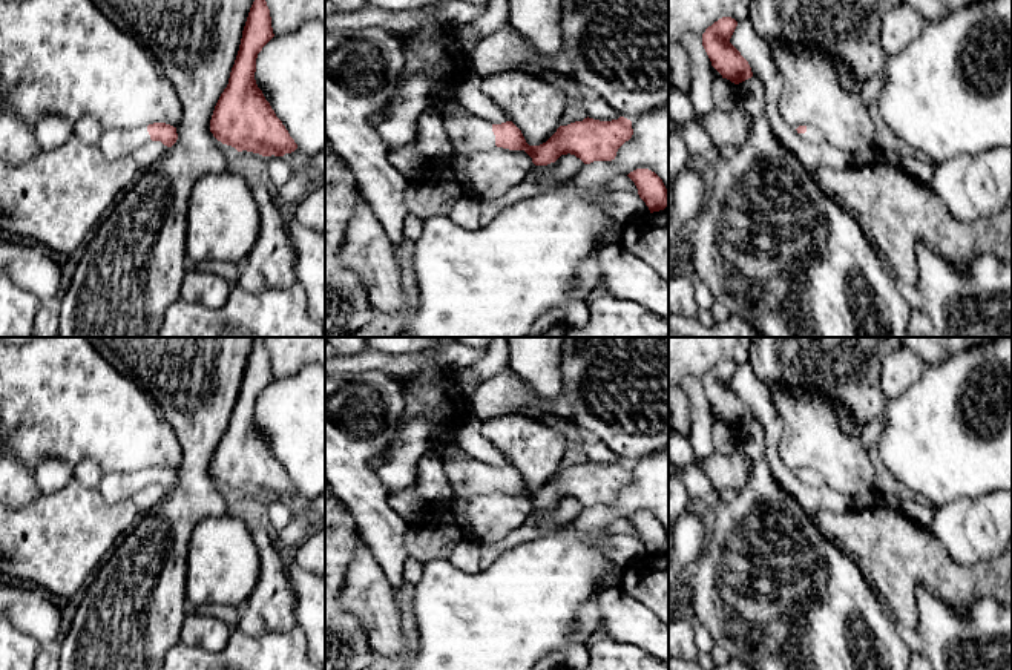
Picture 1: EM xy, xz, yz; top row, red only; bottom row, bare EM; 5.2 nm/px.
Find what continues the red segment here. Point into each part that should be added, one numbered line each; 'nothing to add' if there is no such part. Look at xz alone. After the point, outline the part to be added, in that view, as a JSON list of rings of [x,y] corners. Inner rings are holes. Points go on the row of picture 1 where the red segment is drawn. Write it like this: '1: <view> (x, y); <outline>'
1: xz (468, 134); [[[449,113],[443,127],[452,143],[452,161],[460,163],[471,152],[495,147],[492,124],[468,113]]]

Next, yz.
1: yz (813, 135); [[[807,126],[807,132],[799,133],[799,136],[808,144],[819,144],[819,143],[825,141],[822,132],[814,126]]]

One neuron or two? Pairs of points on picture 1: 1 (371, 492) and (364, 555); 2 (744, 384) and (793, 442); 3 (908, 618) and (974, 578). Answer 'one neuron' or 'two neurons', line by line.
1: two neurons
2: two neurons
3: one neuron

